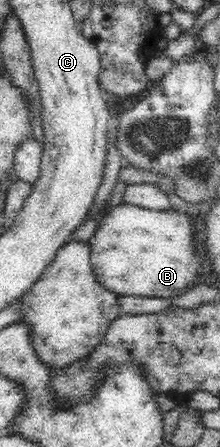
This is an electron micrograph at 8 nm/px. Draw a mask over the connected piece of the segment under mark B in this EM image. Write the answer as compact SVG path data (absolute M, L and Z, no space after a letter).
M118 204L118 206L114 206L112 210L109 210L104 215L102 224L96 228L94 235L87 240L90 249L92 273L94 274L95 279L98 280L100 286L111 291L116 296L158 297L164 299L178 297L186 292L187 289L192 289L196 286L194 282L196 281L196 278L199 278L202 271L200 258L198 258L198 254L196 254L196 250L194 250L194 230L196 230L194 219L186 213L180 214L177 209L148 210L141 208L140 206L135 206L134 204Z

